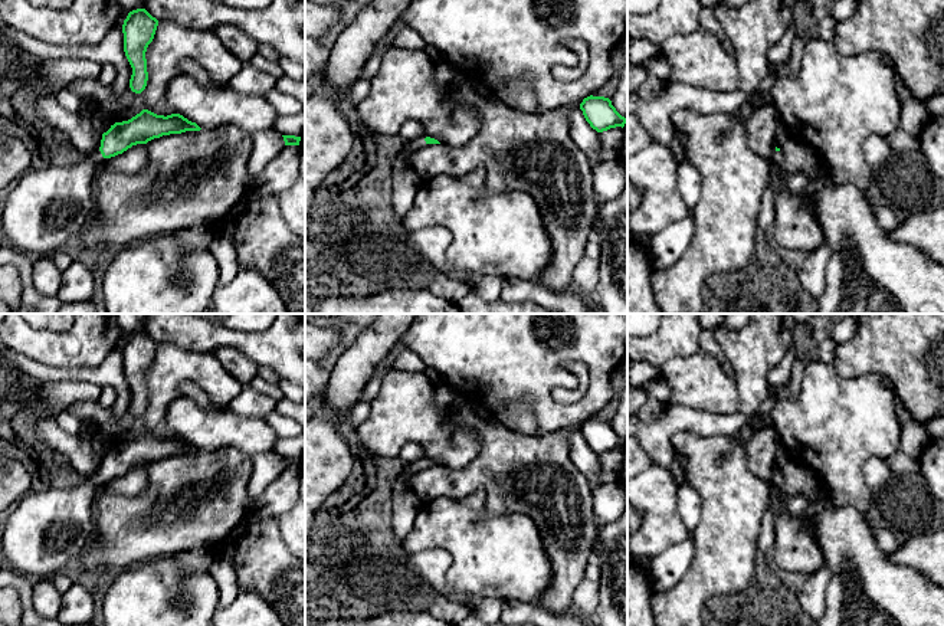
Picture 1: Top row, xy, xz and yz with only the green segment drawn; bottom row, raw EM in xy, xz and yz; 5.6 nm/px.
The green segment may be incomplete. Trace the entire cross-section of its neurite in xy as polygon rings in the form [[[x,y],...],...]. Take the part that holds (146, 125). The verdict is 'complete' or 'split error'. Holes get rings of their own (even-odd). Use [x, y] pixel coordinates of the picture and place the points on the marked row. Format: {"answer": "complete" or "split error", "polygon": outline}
{"answer": "split error", "polygon": [[[148,109],[128,121],[115,122],[102,134],[98,153],[82,157],[69,167],[37,164],[23,174],[0,210],[0,230],[17,250],[29,256],[52,256],[65,245],[72,245],[79,232],[89,223],[92,210],[92,176],[105,158],[122,154],[137,144],[147,144],[154,138],[201,128],[180,114],[157,115]]]}

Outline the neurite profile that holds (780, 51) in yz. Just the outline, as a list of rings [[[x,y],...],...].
[[[791,23],[787,27],[783,37],[768,49],[767,60],[770,66],[783,63],[790,58],[794,36],[796,36],[796,23]]]

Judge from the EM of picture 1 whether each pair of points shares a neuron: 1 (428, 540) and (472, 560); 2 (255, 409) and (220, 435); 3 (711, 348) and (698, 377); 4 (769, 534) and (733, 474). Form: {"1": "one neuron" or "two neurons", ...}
{"1": "one neuron", "2": "two neurons", "3": "two neurons", "4": "two neurons"}

